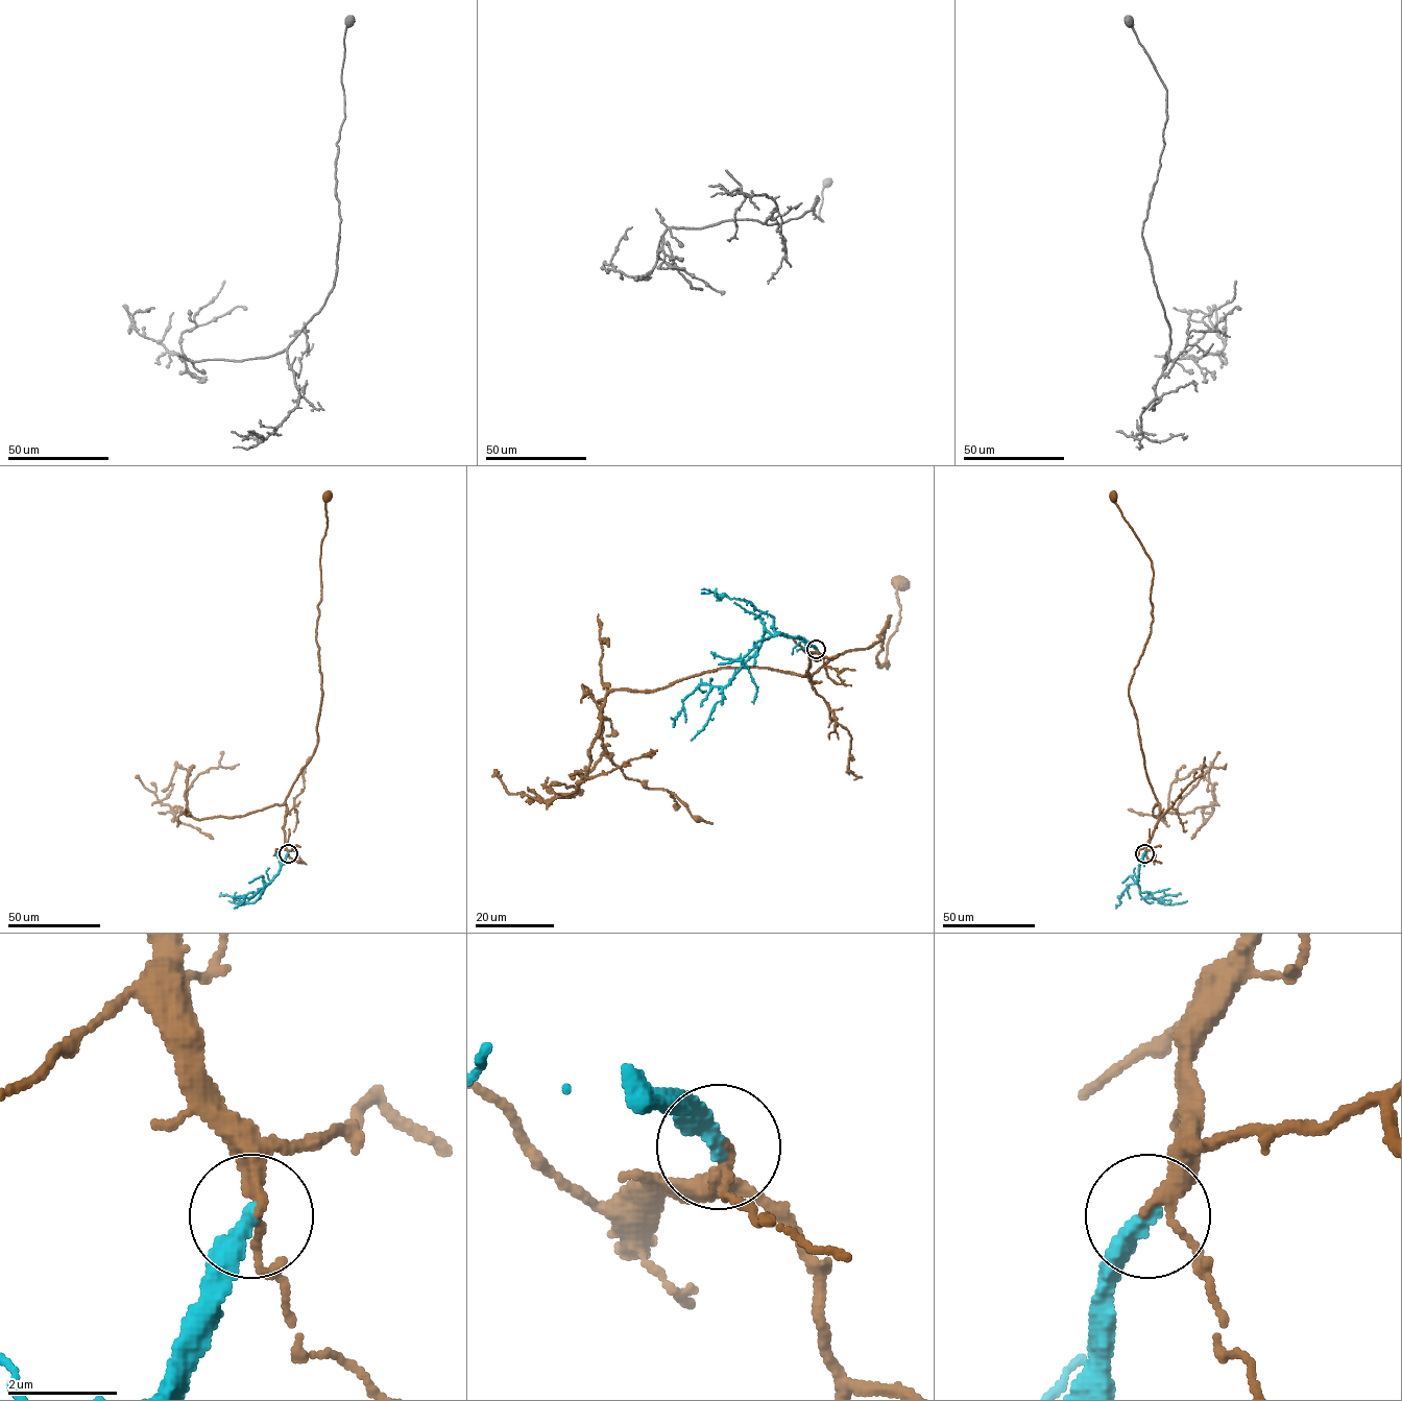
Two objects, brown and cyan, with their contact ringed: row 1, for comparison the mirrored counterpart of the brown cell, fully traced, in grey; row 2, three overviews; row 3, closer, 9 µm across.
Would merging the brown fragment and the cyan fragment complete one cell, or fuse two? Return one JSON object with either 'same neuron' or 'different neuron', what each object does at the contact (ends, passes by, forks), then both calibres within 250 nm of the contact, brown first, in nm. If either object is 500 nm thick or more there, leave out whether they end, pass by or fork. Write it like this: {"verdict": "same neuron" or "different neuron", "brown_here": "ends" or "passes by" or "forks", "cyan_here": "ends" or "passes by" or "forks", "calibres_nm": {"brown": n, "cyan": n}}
{"verdict": "same neuron", "brown_here": "passes by", "cyan_here": "ends", "calibres_nm": {"brown": 190, "cyan": 360}}

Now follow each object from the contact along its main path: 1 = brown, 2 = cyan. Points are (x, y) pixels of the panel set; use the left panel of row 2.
1: (288, 853), (283, 829), (286, 799), (318, 738), (322, 695), (316, 623), (328, 497)
2: (288, 853), (279, 872), (262, 892), (255, 892), (246, 903), (220, 894)

